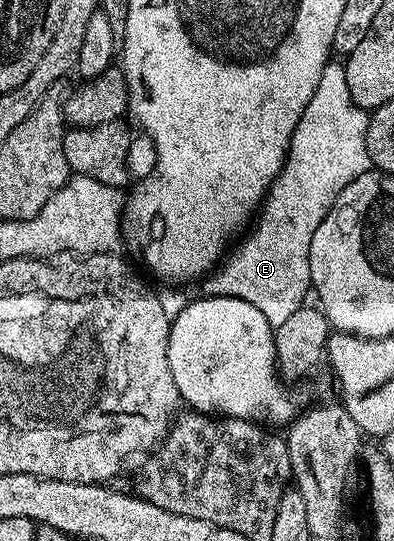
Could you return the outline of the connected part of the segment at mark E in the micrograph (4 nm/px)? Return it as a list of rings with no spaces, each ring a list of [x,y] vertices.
[[[337,61],[327,63],[324,73],[320,73],[320,81],[316,83],[316,93],[312,93],[312,101],[308,101],[308,109],[304,109],[292,133],[292,141],[282,171],[275,177],[249,228],[250,236],[225,256],[224,262],[217,270],[201,280],[202,287],[206,290],[203,292],[207,296],[227,295],[233,299],[248,301],[248,305],[254,305],[256,309],[260,309],[260,313],[264,313],[264,317],[273,328],[284,325],[284,321],[288,321],[288,317],[292,317],[296,309],[304,306],[307,302],[306,291],[308,295],[311,290],[312,233],[320,229],[320,221],[324,221],[338,194],[353,179],[371,170],[370,154],[366,148],[366,130],[369,124],[368,112],[363,107],[356,106],[348,93],[345,66]]]

